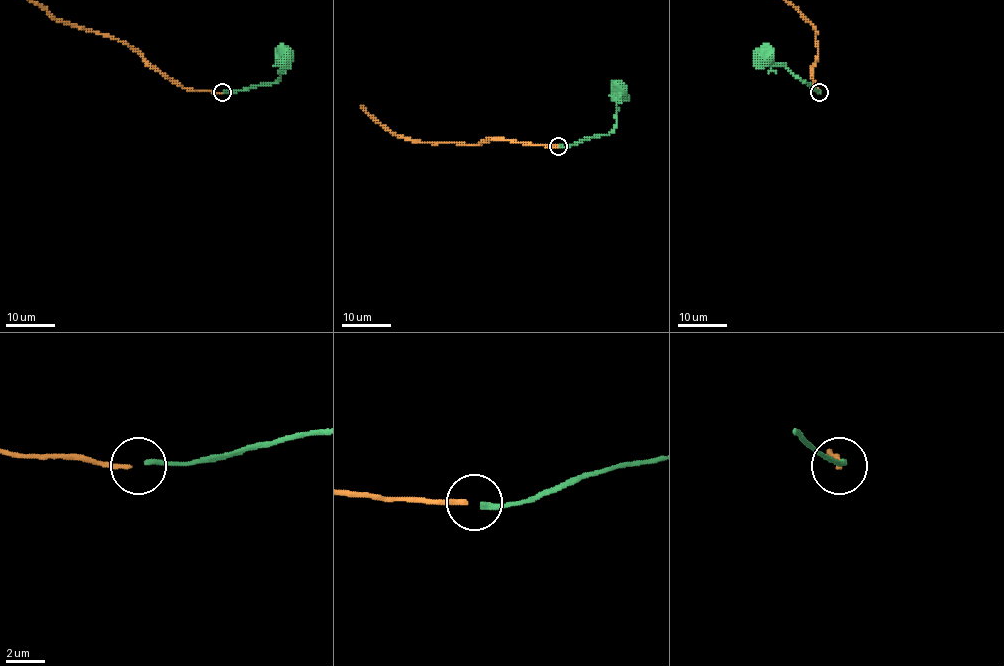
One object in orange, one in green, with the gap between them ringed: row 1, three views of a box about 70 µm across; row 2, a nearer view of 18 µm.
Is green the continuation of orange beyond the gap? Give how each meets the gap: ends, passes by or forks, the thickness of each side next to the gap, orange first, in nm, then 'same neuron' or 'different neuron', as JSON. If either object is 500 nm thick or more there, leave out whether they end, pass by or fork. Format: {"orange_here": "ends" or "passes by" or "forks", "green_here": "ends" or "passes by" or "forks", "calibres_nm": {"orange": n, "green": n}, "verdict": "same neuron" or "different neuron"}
{"orange_here": "ends", "green_here": "ends", "calibres_nm": {"orange": 240, "green": 280}, "verdict": "same neuron"}

